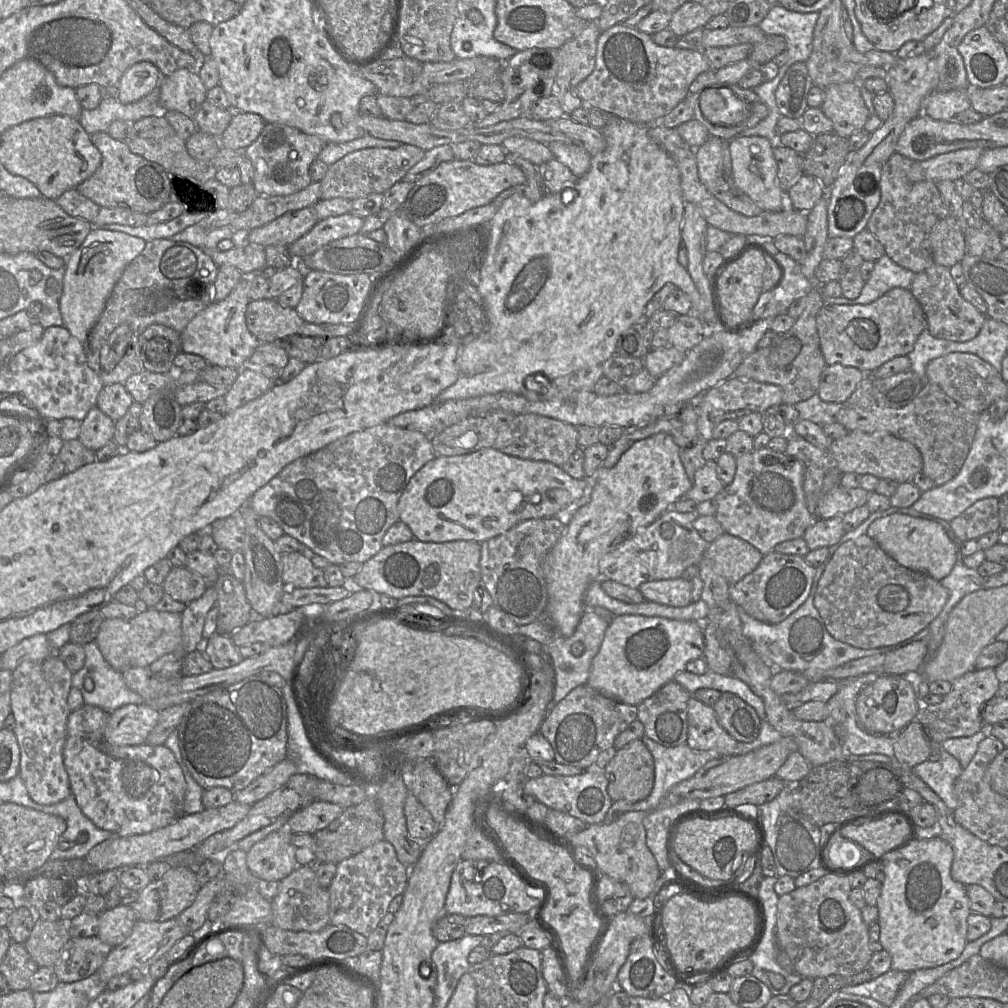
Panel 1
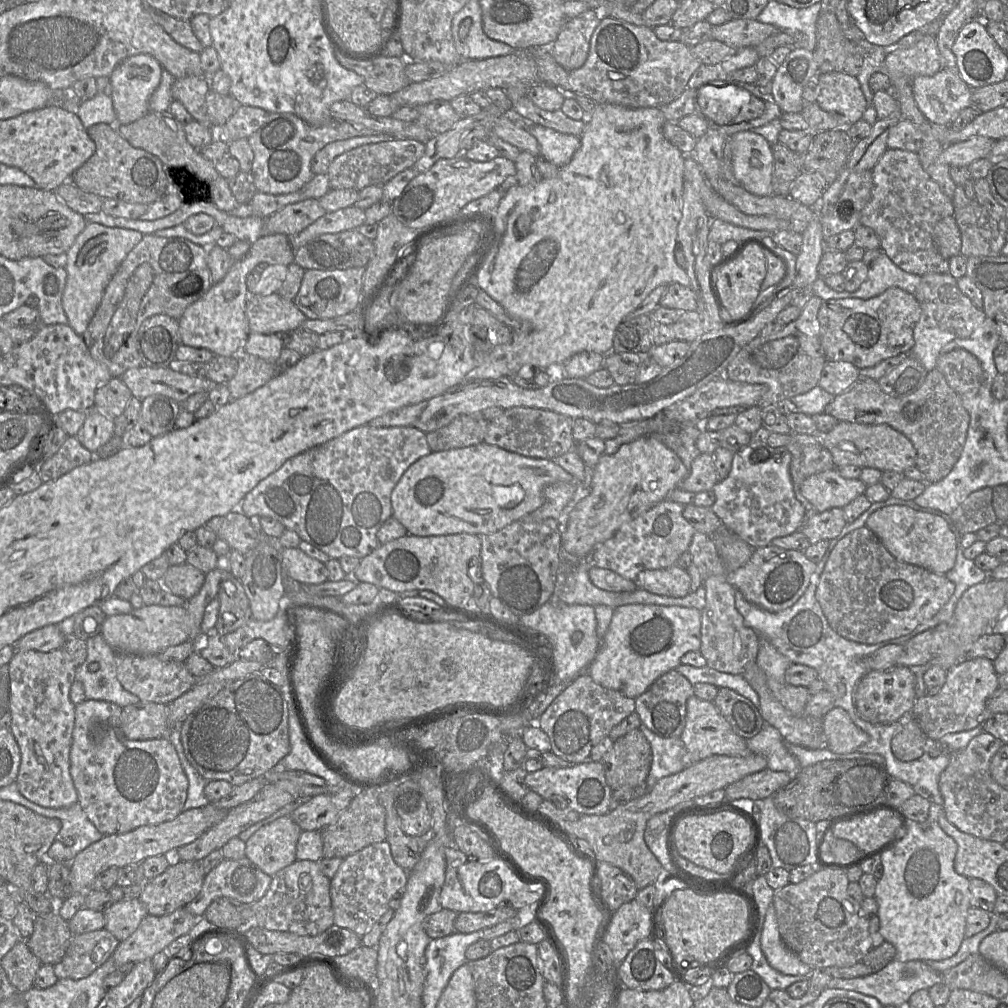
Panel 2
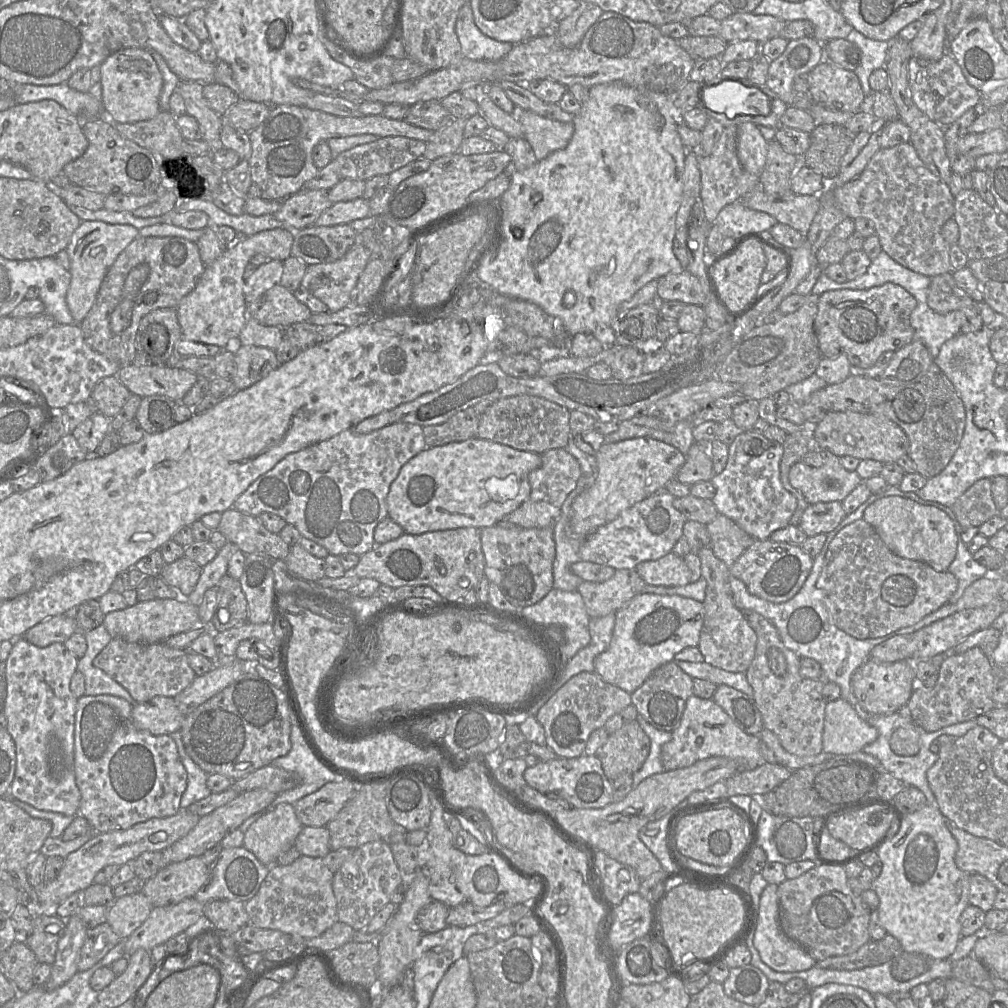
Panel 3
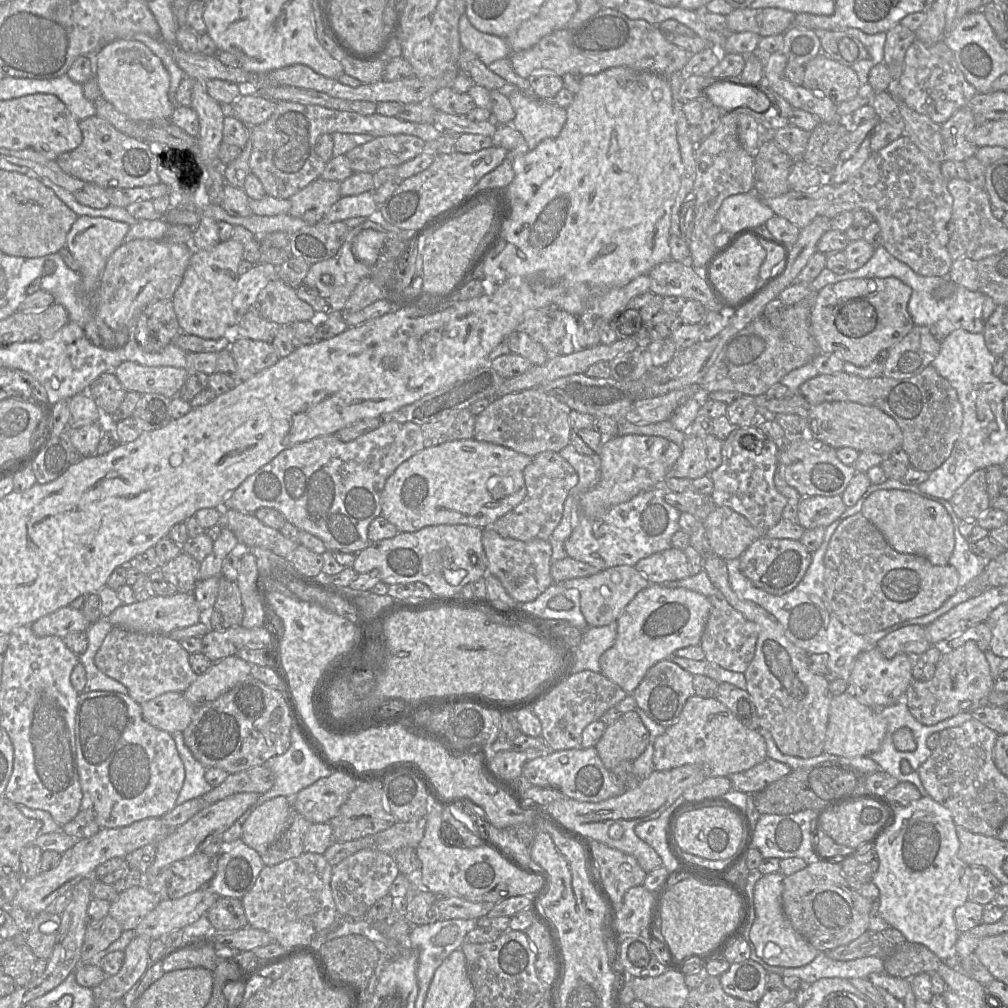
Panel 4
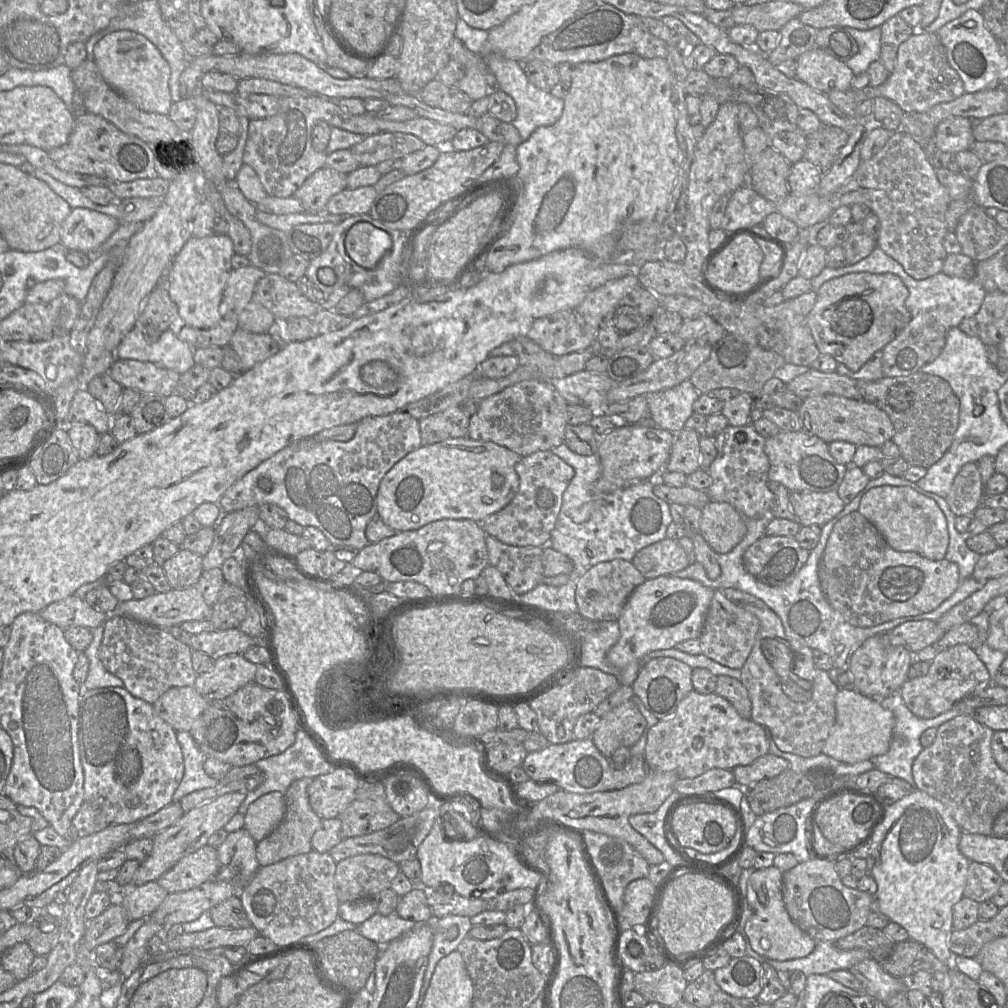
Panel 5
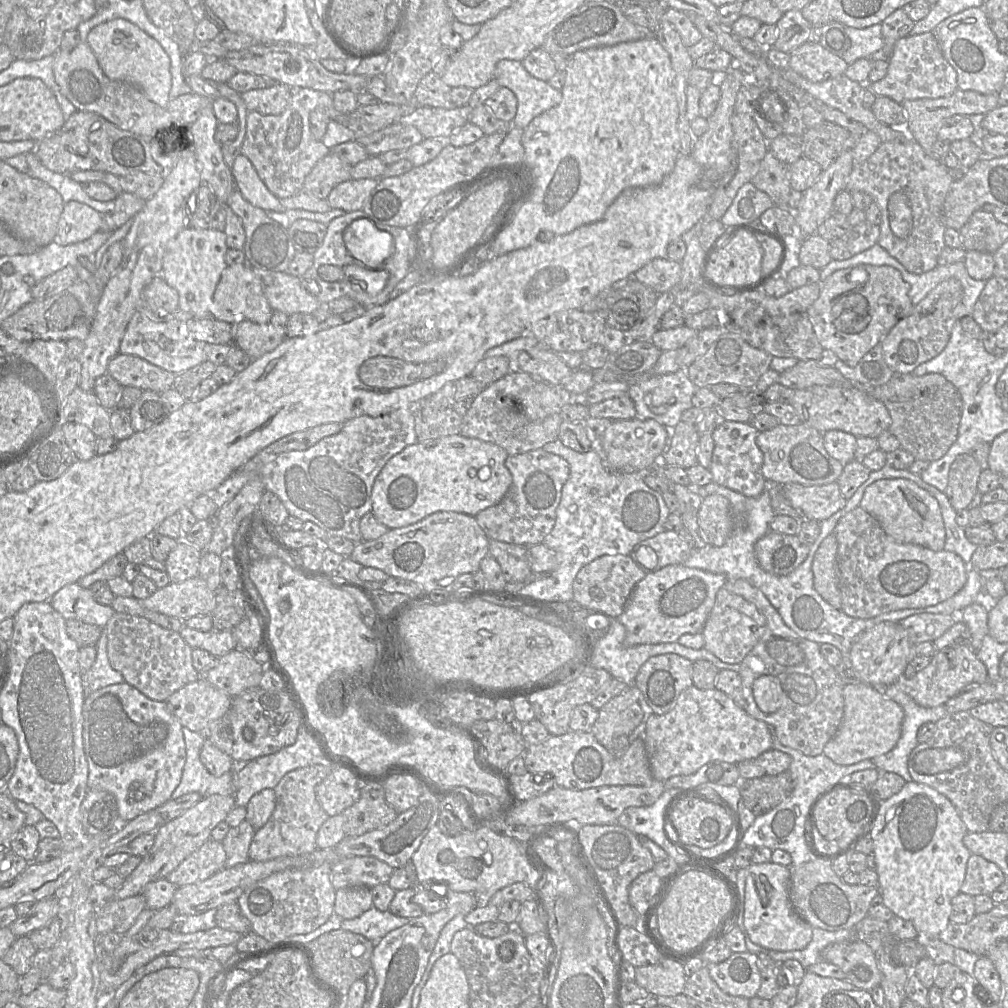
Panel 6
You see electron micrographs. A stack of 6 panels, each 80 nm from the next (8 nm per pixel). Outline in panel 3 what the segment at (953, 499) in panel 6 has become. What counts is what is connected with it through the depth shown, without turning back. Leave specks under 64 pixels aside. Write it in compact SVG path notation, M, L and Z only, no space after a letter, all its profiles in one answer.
M982 478L970 486L952 505L952 510L962 529L979 528L999 514L991 491L991 479Z

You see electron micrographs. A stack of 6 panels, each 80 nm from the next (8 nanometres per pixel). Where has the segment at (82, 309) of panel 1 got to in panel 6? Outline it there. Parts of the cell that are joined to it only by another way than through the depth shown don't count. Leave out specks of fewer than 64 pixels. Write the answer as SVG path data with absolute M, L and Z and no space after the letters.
M77 201L66 202L54 240L61 245L84 241L102 228L103 214Z

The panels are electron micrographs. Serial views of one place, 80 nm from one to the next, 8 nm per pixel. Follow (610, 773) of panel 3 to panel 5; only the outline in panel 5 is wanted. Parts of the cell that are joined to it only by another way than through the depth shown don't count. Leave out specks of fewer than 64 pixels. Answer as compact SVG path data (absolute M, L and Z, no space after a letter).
M632 700L616 706L601 717L592 741L606 758L620 747L632 747L646 731L646 720Z

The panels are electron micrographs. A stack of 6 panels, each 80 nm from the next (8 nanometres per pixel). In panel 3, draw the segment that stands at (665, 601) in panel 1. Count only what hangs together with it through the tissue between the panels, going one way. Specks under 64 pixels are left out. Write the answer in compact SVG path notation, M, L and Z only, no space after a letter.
M673 551L657 560L643 561L635 569L648 585L684 586L690 583L691 571L684 558Z

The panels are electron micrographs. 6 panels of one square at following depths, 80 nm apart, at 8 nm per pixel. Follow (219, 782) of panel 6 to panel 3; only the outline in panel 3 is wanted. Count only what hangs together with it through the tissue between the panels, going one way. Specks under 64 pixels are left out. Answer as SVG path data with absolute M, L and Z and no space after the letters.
M173 732L170 736L177 745L180 760L187 772L187 787L180 801L180 809L187 809L192 803L202 800L211 794L207 786L208 774L187 754L181 732Z

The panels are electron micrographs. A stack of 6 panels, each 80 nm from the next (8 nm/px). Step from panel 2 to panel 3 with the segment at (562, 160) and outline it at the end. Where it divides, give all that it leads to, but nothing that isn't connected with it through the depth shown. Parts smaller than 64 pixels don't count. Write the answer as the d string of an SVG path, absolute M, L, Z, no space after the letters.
M516 105L512 115L521 123L524 137L533 148L538 161L557 150L564 149L574 133L573 122L552 120Z

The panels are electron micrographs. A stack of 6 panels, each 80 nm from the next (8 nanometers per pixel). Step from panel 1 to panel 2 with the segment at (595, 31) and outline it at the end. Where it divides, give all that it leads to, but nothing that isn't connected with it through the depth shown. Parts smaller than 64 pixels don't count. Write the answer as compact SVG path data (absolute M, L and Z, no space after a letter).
M593 8L568 19L551 44L551 53L557 63L567 70L582 67L588 58L592 35L600 21L601 15Z

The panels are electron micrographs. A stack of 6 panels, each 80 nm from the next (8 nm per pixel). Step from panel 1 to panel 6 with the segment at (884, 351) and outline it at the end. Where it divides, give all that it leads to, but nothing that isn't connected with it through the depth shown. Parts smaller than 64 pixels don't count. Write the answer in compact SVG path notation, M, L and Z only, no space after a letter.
M857 265L840 269L821 282L818 298L809 308L809 319L823 349L833 351L848 366L856 366L874 346L881 344L890 330L903 318L909 316L914 305L909 298L910 285L901 273L887 265Z

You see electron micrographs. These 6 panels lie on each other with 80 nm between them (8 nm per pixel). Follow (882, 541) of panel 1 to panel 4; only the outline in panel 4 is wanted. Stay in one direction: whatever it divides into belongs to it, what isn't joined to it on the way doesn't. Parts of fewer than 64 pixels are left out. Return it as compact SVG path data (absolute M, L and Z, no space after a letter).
M880 489L866 498L861 514L876 526L897 552L924 557L934 565L949 564L955 538L951 517L941 504L910 491Z

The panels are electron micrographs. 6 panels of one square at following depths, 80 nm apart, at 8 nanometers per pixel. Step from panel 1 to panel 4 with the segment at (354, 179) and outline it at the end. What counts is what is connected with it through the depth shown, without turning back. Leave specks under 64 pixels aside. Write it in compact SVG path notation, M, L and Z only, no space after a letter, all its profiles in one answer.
M394 134L373 137L345 155L353 173L374 174L381 168L396 166L413 159L426 149L426 142L413 135Z

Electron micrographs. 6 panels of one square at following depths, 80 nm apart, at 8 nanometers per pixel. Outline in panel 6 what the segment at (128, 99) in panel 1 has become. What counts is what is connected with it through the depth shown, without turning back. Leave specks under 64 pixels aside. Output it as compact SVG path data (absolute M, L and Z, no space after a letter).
M117 18L101 23L90 30L87 42L104 74L111 80L138 87L154 103L167 109L172 84L170 58L160 43L135 24Z

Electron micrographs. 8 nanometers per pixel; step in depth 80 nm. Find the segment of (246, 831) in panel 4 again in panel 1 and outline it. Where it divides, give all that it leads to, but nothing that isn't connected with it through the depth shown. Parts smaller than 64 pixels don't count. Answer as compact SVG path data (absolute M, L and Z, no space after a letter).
M287 823L255 843L246 853L246 864L256 877L279 882L298 866L291 843L294 833Z

